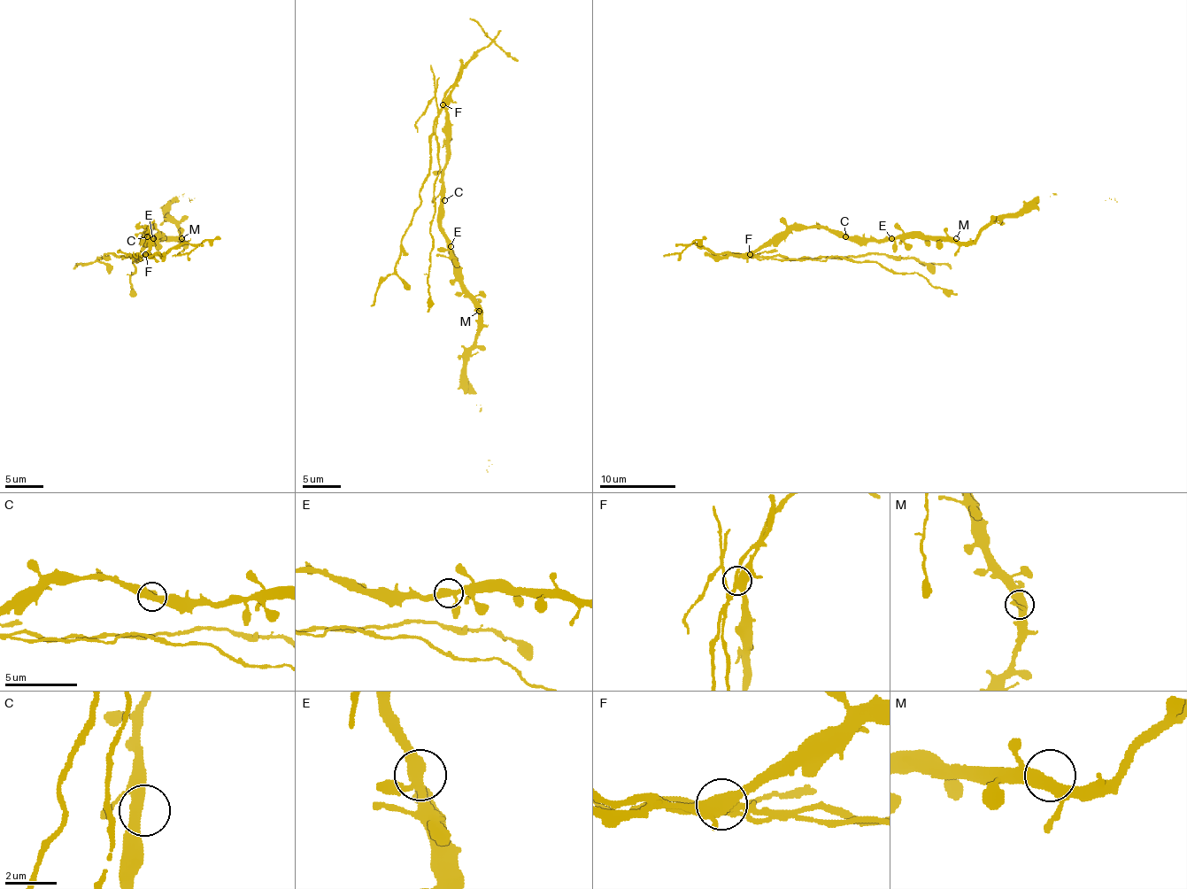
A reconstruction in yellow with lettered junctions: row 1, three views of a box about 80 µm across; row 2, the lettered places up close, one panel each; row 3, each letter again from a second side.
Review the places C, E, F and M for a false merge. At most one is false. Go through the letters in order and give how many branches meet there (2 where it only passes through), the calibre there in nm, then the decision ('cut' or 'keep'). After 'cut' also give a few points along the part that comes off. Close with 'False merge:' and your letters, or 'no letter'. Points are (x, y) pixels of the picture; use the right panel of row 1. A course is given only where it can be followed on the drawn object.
C: 3 branches meet; 360 nm thick; keep
E: 3 branches meet; 360 nm thick; keep
F: 3 branches meet; 420 nm thick; cut; foreign part runs (750, 254), (782, 258), (883, 254), (916, 258), (928, 264), (946, 264), (950, 269)
M: 3 branches meet; 400 nm thick; keep
False merge: F

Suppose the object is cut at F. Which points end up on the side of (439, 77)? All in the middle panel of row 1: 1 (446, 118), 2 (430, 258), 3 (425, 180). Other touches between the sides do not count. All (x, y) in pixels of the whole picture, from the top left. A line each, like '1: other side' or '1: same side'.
1: other side
2: same side
3: same side

